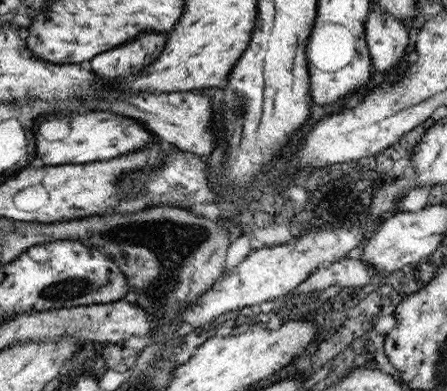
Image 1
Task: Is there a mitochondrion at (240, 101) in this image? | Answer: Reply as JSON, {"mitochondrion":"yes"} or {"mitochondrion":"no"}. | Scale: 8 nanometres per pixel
{"mitochondrion":"yes"}

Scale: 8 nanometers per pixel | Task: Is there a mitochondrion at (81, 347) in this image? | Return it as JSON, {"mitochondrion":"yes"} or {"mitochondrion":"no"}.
{"mitochondrion":"no"}

